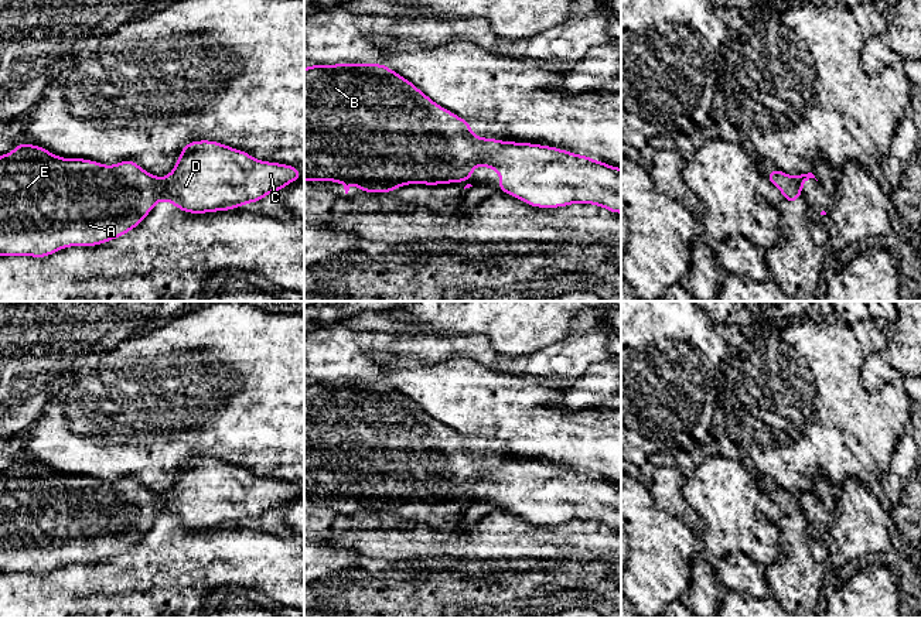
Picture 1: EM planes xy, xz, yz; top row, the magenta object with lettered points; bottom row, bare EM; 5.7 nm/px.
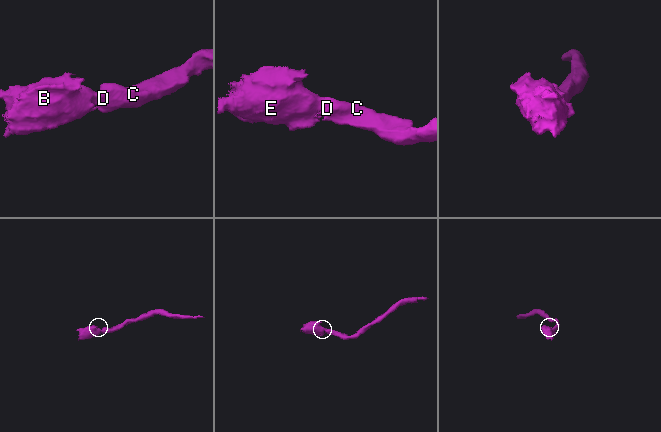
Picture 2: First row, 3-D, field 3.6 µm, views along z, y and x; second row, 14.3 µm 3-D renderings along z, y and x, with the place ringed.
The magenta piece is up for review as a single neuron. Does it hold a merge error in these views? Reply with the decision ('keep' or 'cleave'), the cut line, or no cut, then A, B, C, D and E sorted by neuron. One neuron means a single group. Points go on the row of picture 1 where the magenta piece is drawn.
keep; cut none; groups A B C D E

